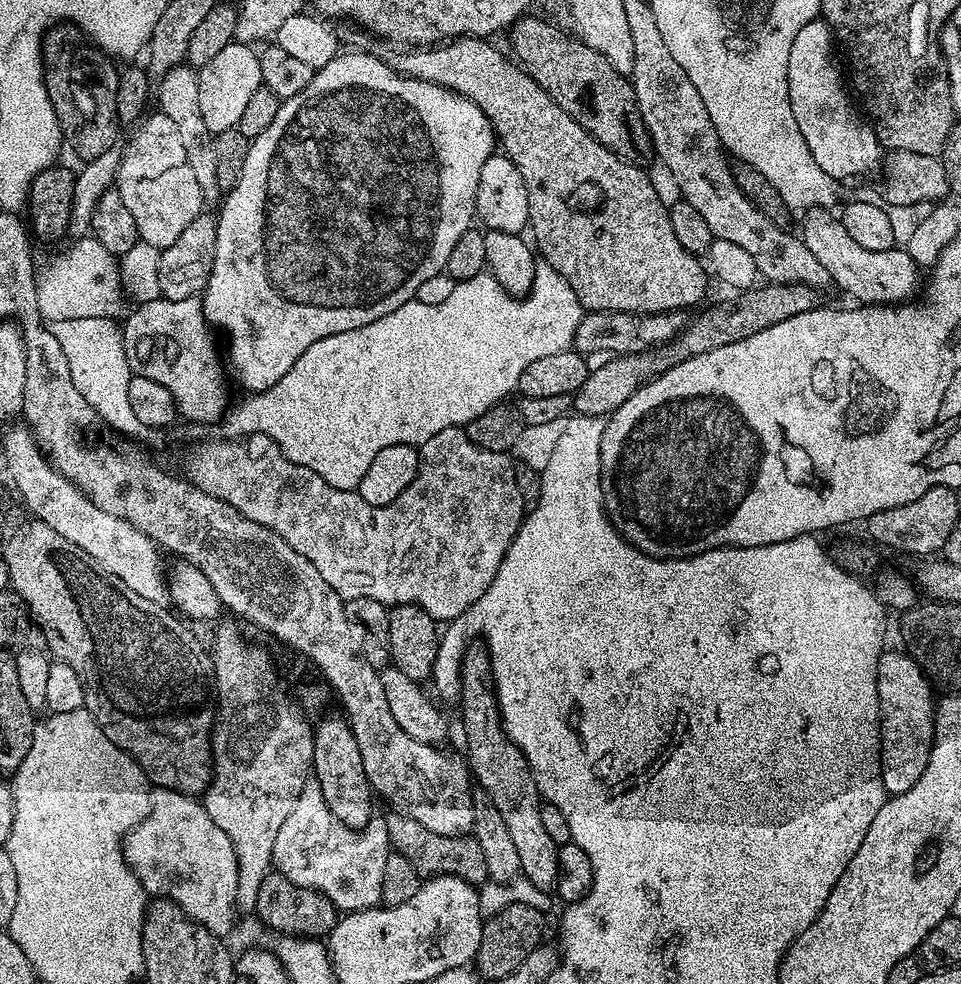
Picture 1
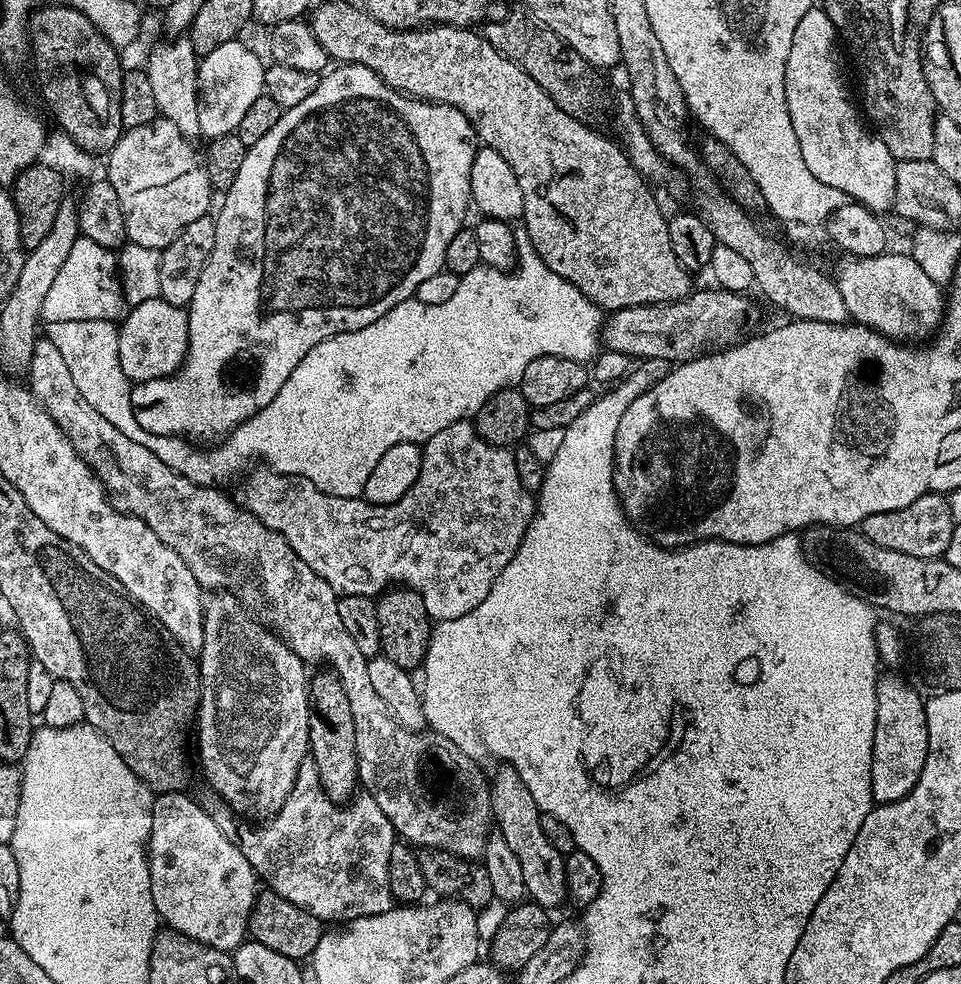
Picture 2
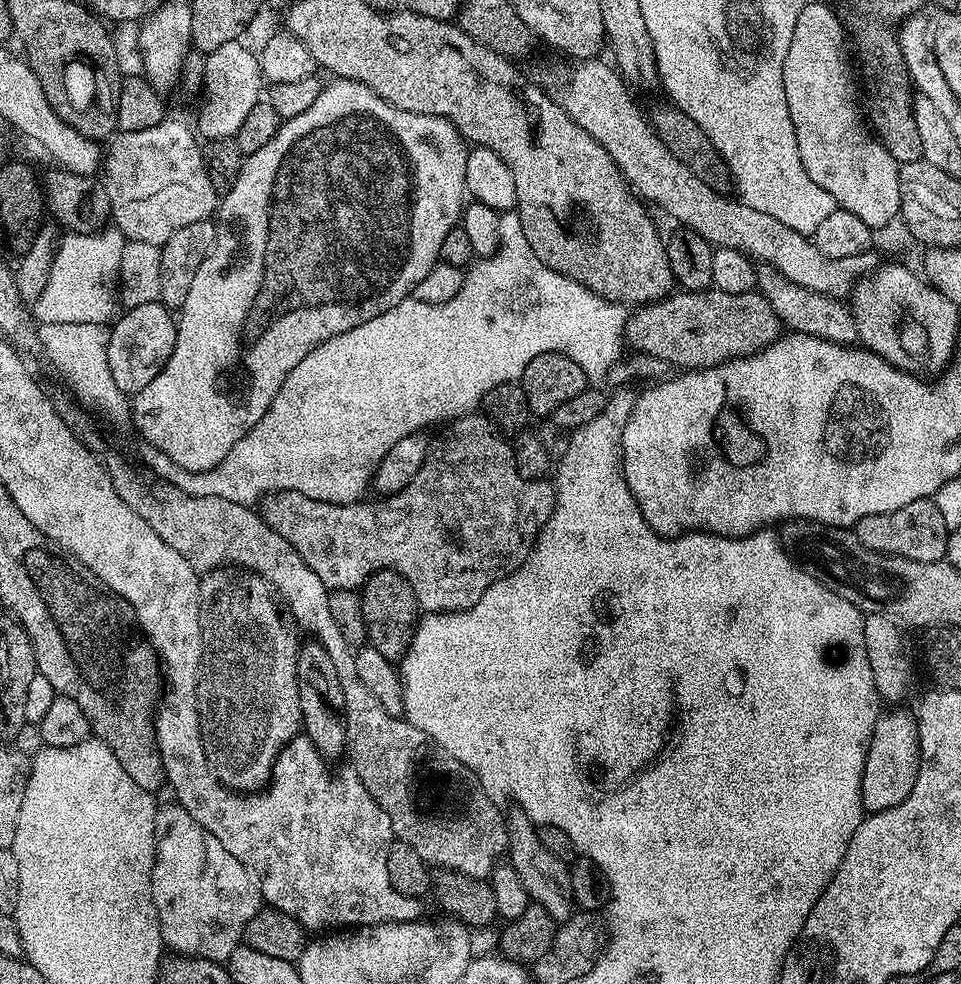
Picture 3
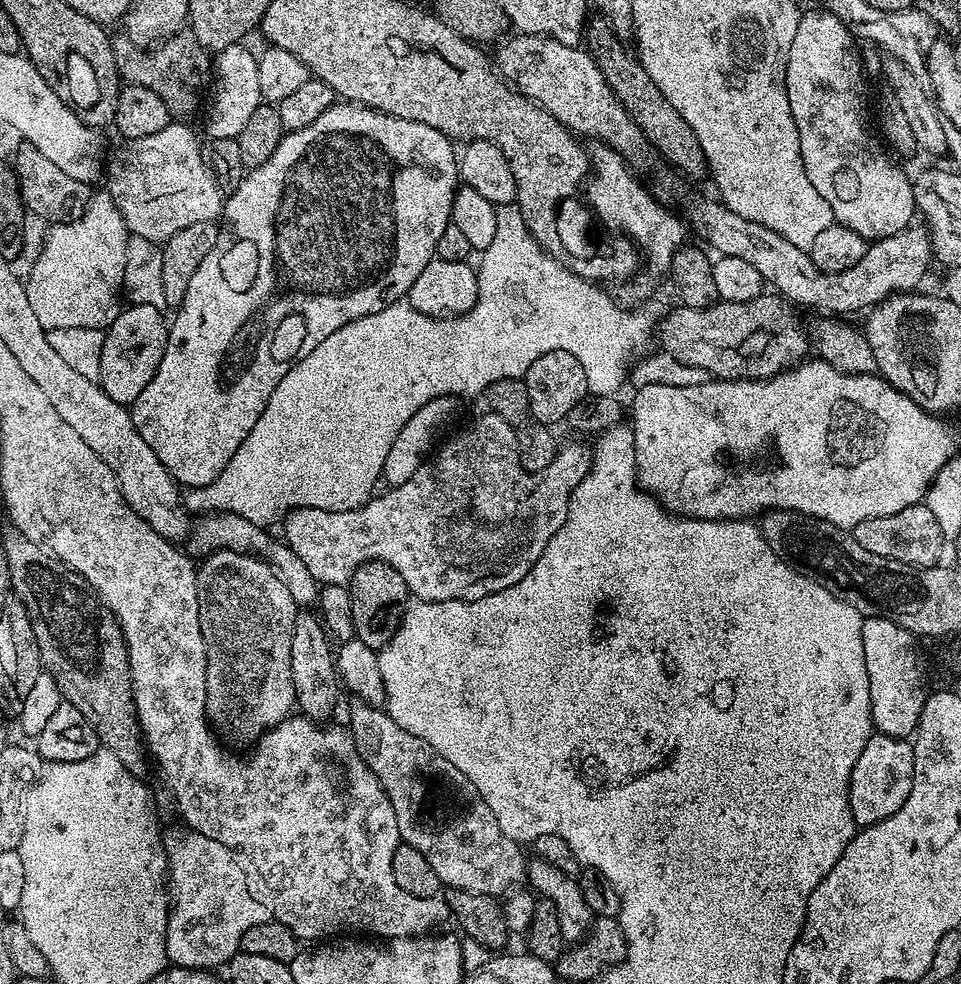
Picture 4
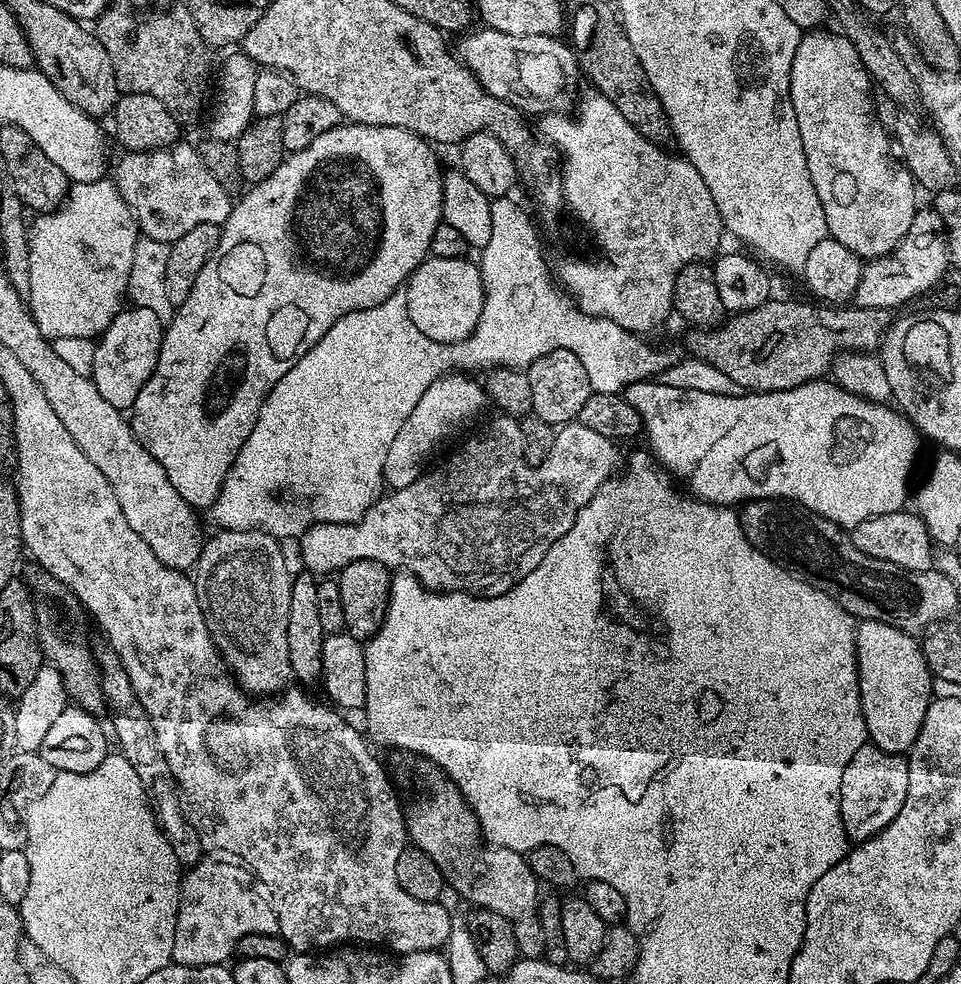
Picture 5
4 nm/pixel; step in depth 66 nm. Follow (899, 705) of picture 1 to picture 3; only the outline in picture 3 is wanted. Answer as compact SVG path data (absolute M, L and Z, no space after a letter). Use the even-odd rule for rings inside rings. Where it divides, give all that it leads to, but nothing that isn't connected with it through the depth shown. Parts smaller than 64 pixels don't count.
M885 711L877 720L874 726L874 734L870 738L870 746L866 754L866 762L862 770L862 806L865 813L871 814L890 810L890 806L898 806L914 790L914 782L918 778L920 769L920 735L916 729L916 718L911 711L909 712L888 712Z

